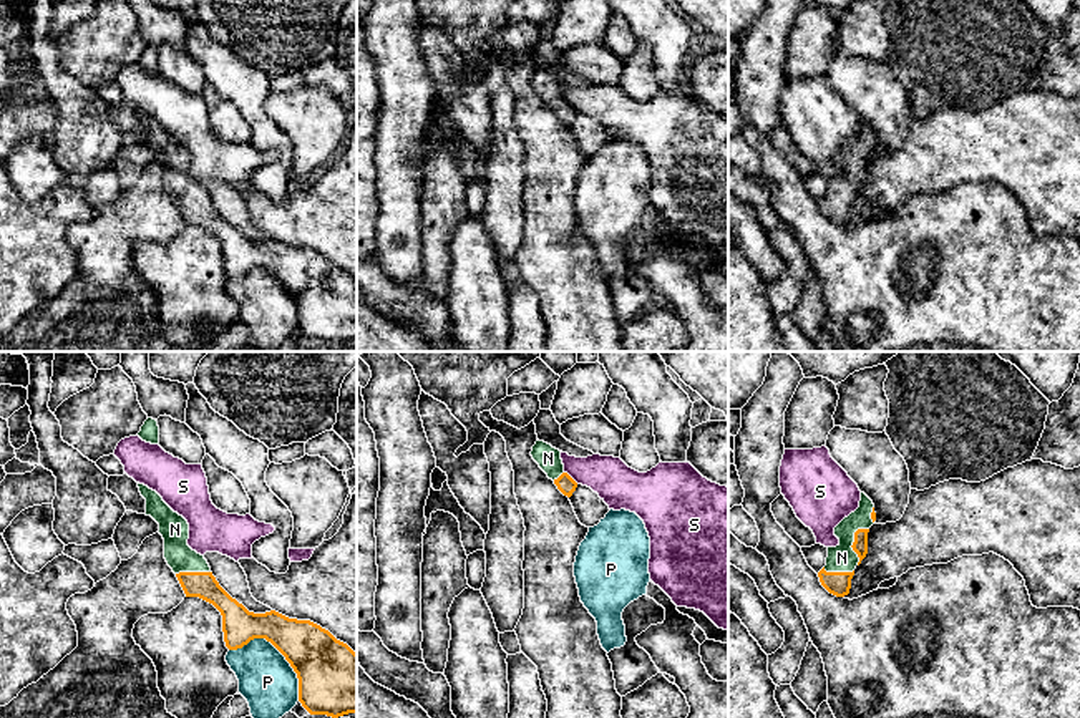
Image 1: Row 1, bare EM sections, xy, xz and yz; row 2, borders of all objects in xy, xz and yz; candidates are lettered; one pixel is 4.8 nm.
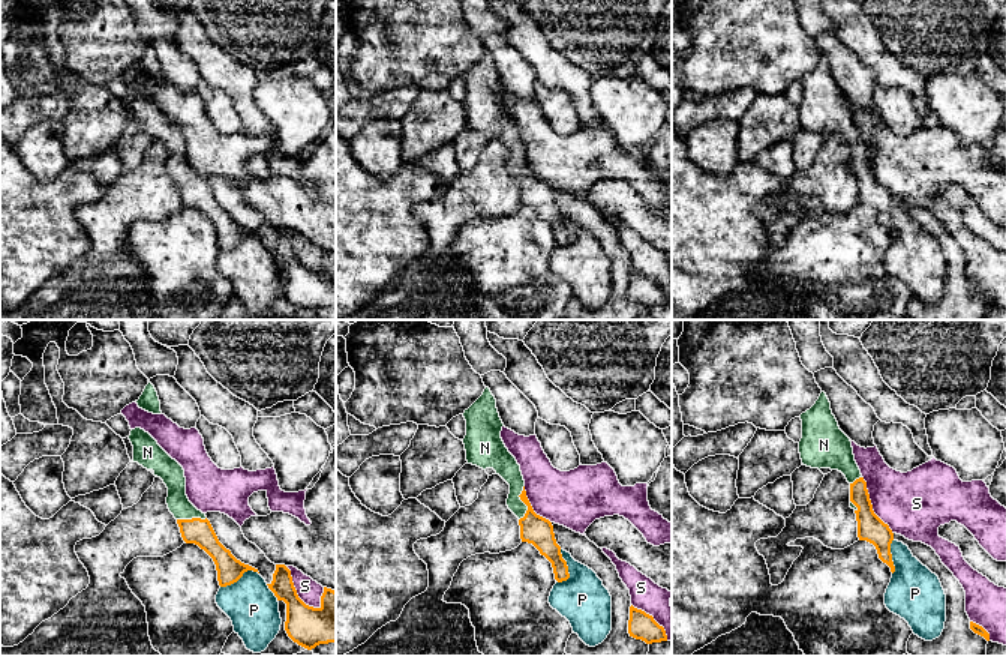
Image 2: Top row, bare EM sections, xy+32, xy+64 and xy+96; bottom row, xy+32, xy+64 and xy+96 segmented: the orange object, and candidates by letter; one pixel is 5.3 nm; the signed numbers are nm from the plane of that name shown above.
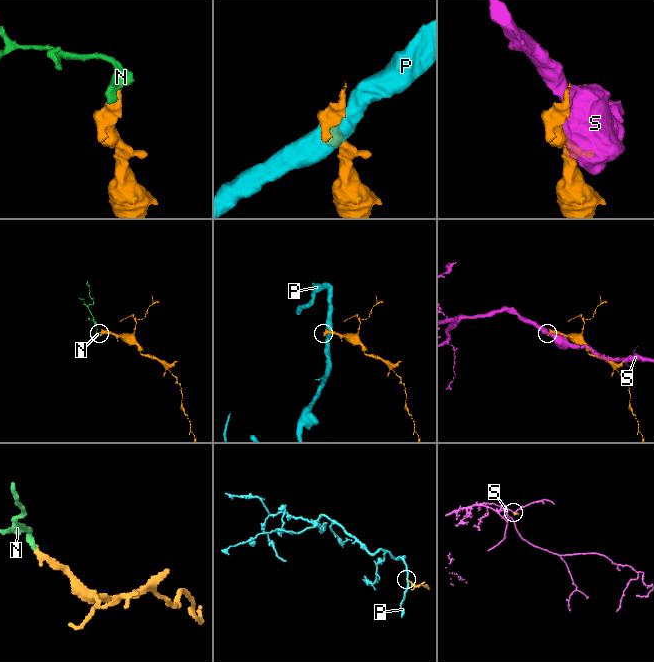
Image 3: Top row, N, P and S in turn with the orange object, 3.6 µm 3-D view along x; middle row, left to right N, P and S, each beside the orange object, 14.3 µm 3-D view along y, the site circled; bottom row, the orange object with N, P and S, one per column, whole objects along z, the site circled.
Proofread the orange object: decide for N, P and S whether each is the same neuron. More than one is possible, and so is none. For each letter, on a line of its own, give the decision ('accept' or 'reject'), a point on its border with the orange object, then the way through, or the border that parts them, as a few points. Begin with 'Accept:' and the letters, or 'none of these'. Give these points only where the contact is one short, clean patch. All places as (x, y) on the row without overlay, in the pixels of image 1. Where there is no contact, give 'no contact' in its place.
Accept: N
N: accept; contact yz (853, 171)
P: reject; contact xy (279, 279)
S: reject; contact xz (569, 105)

